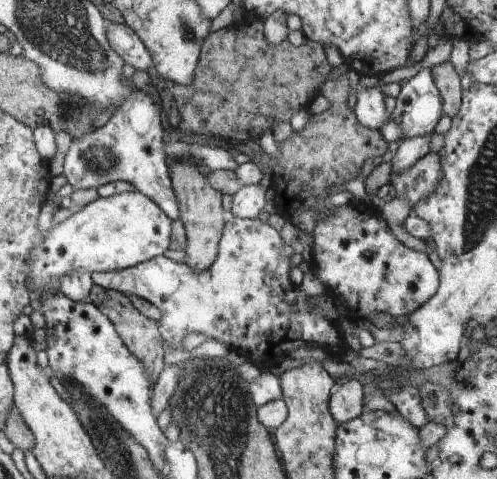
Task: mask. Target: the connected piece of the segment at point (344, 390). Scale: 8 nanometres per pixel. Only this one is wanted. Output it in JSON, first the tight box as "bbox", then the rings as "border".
{"bbox":[330,379,366,424],"border":[[[355,379],[335,388],[330,409],[339,424],[361,416],[361,413],[365,411],[365,389],[366,386]]]}

